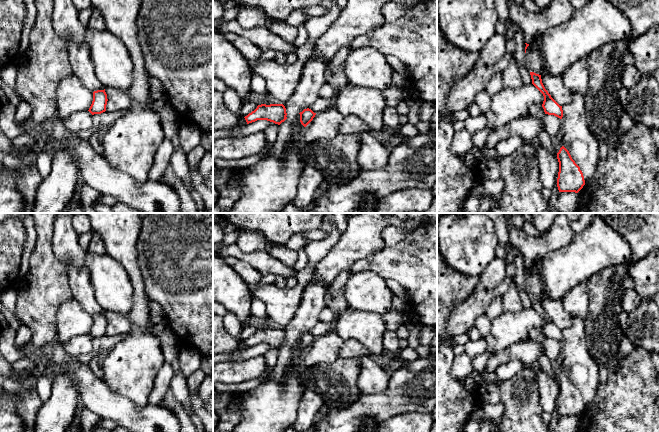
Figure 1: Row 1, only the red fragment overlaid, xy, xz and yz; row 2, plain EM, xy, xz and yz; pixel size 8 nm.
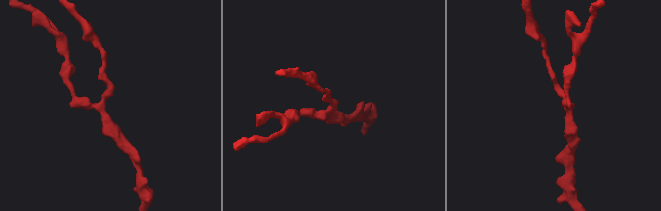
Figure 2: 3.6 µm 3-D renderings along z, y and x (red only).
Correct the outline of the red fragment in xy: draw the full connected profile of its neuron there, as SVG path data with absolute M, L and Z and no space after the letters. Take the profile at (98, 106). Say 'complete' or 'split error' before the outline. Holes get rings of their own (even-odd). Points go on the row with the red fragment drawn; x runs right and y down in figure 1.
complete; M97 90L93 92L93 101L89 108L89 112L94 114L101 114L106 111L106 105L107 105L107 94L104 90Z

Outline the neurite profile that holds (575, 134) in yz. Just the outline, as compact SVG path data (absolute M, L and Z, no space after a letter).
M572 94L570 103L562 106L560 139L572 159L580 167L585 183L595 174L599 164L599 141L587 123L585 96Z

